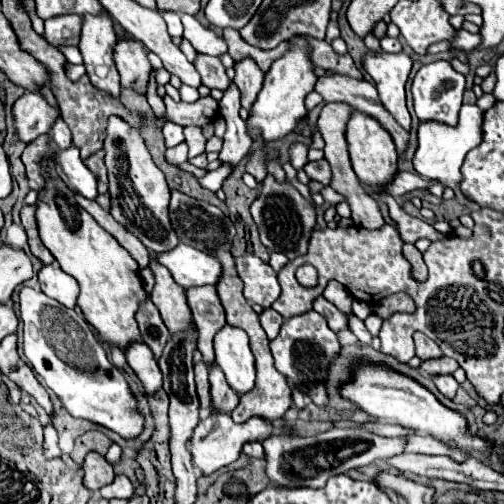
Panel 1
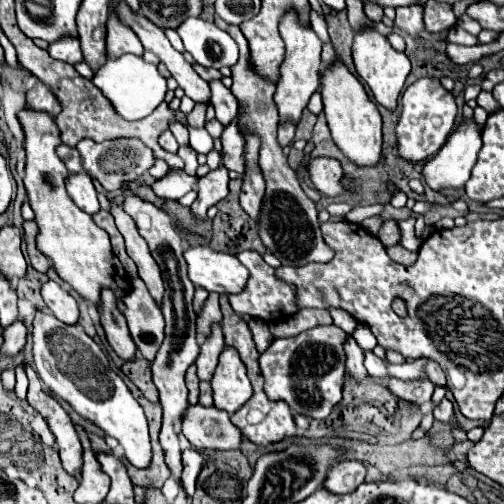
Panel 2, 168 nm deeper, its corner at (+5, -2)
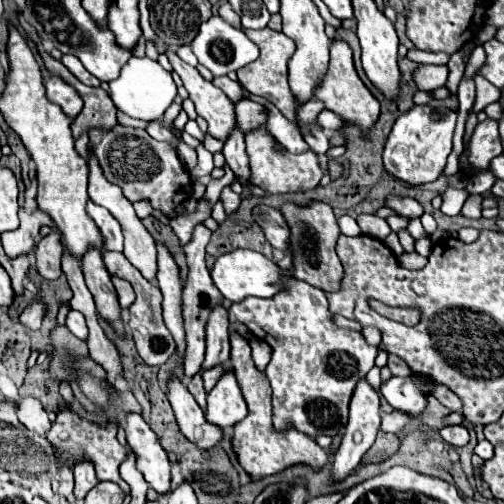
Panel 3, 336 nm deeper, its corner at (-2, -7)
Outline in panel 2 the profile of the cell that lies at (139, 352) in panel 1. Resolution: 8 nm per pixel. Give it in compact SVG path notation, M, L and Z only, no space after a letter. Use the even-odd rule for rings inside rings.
M112 290L102 292L102 306L98 308L102 316L102 326L106 330L106 338L112 346L112 350L126 362L136 358L136 344L132 342L132 336L126 326L126 318L116 308L116 298Z

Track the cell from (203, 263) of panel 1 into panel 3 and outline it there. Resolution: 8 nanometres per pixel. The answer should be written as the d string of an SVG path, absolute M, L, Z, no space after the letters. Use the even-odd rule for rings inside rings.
M237 249L233 253L227 253L227 255L221 255L217 261L215 261L215 267L211 271L211 277L213 277L213 283L215 287L221 291L221 295L225 299L231 299L231 301L241 301L245 297L261 297L261 299L269 299L273 297L275 293L283 291L285 285L283 285L283 277L295 277L293 271L285 271L281 269L277 263L273 263L271 259L267 259L265 255L257 253L257 251L251 251L251 249Z

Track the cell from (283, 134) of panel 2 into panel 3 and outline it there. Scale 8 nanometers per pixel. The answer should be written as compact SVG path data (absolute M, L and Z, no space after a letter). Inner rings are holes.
M261 29L261 31L245 31L253 43L261 49L261 55L257 61L249 63L247 67L237 71L237 81L251 93L259 95L267 101L271 101L289 121L295 121L295 101L287 83L287 61L295 52L295 43L282 32L273 31L273 29Z

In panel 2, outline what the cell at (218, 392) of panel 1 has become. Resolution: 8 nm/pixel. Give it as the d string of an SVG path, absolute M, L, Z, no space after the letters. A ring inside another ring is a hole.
M216 324L216 326L212 326L212 334L200 346L200 356L196 358L198 378L202 382L212 382L212 374L216 370L218 356L222 350L224 350L224 336L222 336L220 324Z

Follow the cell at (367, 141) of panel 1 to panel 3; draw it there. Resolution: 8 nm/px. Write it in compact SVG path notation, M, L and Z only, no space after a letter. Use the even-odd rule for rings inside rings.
M333 39L331 43L331 61L329 61L329 69L327 75L319 81L319 87L315 89L315 97L319 101L325 103L325 107L333 113L337 113L341 119L345 119L349 125L355 125L363 131L369 131L371 125L377 121L379 117L379 101L371 95L371 91L365 87L365 83L359 79L355 67L353 67L353 53L351 47L341 41L341 39Z

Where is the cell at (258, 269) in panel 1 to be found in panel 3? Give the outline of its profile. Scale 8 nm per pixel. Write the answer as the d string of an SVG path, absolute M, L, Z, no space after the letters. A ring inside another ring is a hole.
M287 279L287 289L277 293L273 299L243 299L239 303L233 303L229 307L229 321L231 323L243 323L251 333L269 343L273 349L273 357L265 369L265 375L273 389L273 425L277 431L297 429L305 433L307 437L315 439L319 435L335 437L343 433L349 419L349 399L353 395L355 383L367 375L367 371L373 367L373 361L377 357L377 347L369 345L365 337L359 331L343 329L333 323L333 313L329 311L329 303L323 291L317 287L307 285L299 279Z

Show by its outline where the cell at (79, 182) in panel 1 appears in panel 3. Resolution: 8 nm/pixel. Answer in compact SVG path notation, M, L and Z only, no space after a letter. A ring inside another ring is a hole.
M93 201L87 203L87 213L99 227L99 233L105 241L103 249L105 251L123 251L123 235L121 235L121 227L119 227L117 219L107 209L95 205Z

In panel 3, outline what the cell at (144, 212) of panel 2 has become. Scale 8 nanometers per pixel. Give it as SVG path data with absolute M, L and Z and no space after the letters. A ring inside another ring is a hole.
M157 245L157 253L159 253L157 287L163 293L163 319L177 343L179 353L185 355L185 333L183 333L183 319L181 319L183 285L179 281L179 269L163 245Z

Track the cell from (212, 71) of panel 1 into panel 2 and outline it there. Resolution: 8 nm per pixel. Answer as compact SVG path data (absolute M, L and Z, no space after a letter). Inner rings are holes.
M220 80L210 82L210 92L212 92L212 102L210 104L216 108L216 118L226 126L232 118L238 116L236 96Z

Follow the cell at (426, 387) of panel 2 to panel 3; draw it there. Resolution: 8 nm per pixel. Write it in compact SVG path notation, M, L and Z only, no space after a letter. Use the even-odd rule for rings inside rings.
M399 411L385 413L383 421L381 421L381 431L385 431L385 433L397 433L407 423L411 423L411 417L405 417L405 413L399 413Z

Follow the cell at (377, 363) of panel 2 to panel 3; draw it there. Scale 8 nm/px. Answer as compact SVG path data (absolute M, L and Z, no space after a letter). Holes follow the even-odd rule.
M391 377L381 385L381 395L393 409L409 415L411 419L423 417L427 409L427 393L409 377Z

